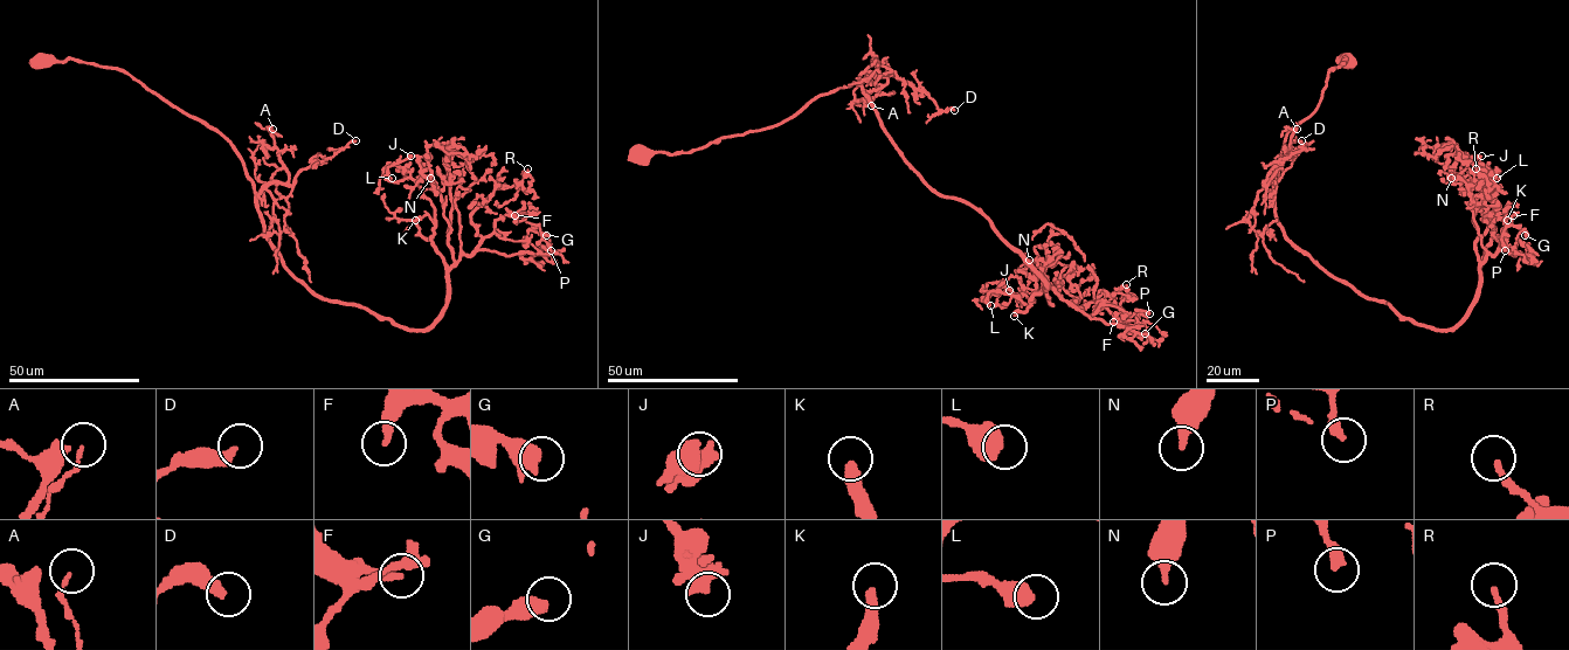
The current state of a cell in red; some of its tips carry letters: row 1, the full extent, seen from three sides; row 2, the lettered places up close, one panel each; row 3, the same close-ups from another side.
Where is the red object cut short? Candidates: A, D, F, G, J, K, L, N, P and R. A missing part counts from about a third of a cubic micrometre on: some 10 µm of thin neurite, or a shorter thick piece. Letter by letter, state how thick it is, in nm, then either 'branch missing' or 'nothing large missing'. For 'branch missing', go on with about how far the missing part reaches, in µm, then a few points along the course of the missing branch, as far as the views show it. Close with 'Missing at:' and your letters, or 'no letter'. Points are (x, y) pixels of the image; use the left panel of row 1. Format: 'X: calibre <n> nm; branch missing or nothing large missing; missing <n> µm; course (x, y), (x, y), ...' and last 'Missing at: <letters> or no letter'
A: calibre 150 nm; nothing large missing
D: calibre 360 nm; branch missing; missing 30 µm
F: calibre 280 nm; nothing large missing
G: calibre 600 nm; nothing large missing
J: calibre 600 nm; nothing large missing
K: calibre 360 nm; branch missing; missing 90 µm
L: calibre 600 nm; nothing large missing
N: calibre 380 nm; nothing large missing
P: calibre 360 nm; nothing large missing
R: calibre 220 nm; nothing large missing
Missing at: D, K

